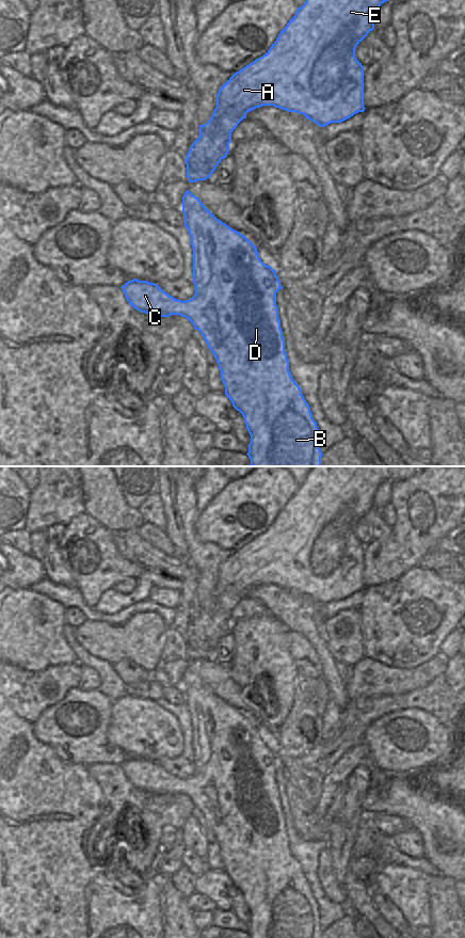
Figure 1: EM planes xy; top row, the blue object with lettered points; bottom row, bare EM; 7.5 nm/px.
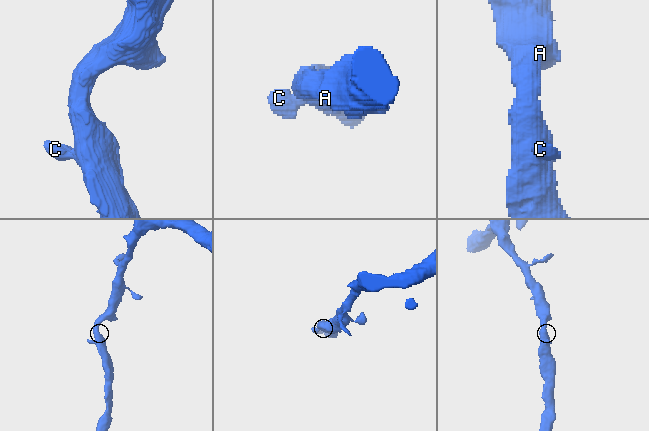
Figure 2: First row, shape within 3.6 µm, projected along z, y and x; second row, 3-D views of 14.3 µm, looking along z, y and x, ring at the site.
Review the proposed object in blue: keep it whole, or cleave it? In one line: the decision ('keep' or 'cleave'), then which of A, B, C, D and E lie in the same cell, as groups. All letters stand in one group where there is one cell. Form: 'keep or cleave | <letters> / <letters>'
keep | A B C D E

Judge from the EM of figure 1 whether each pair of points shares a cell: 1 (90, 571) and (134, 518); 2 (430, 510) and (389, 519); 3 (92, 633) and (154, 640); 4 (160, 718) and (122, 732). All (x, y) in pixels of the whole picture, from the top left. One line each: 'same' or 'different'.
1: different
2: different
3: same
4: same

